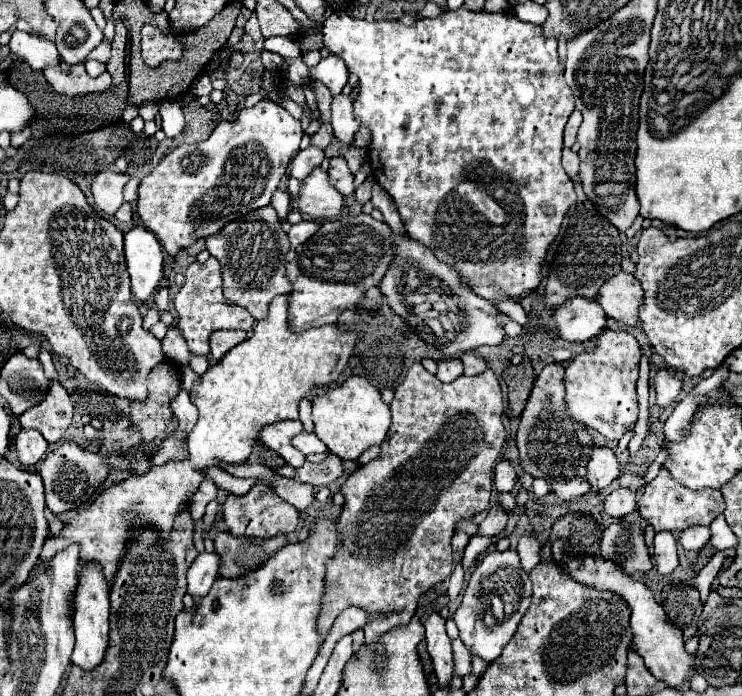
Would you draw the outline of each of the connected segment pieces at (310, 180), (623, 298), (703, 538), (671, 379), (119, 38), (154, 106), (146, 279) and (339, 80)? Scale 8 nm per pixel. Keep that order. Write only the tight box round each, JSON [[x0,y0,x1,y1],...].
[[300,170,342,218],[596,272,642,324],[679,526,710,551],[654,368,684,412],[108,34,128,84],[138,102,158,122],[124,226,162,302],[310,56,348,96]]

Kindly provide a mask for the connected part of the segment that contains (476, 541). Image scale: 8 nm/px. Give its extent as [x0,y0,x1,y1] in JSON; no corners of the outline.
[462,535,501,572]

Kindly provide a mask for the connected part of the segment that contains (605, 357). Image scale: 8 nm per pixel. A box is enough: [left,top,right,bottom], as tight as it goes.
[564,328,640,440]

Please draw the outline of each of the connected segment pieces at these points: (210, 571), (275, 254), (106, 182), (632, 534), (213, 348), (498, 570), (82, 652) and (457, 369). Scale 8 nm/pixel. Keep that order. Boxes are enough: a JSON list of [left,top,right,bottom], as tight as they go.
[[188,550,220,596],[204,206,292,320],[92,170,130,216],[600,522,652,576],[210,330,248,360],[452,548,532,662],[72,560,110,670],[436,358,464,382]]

